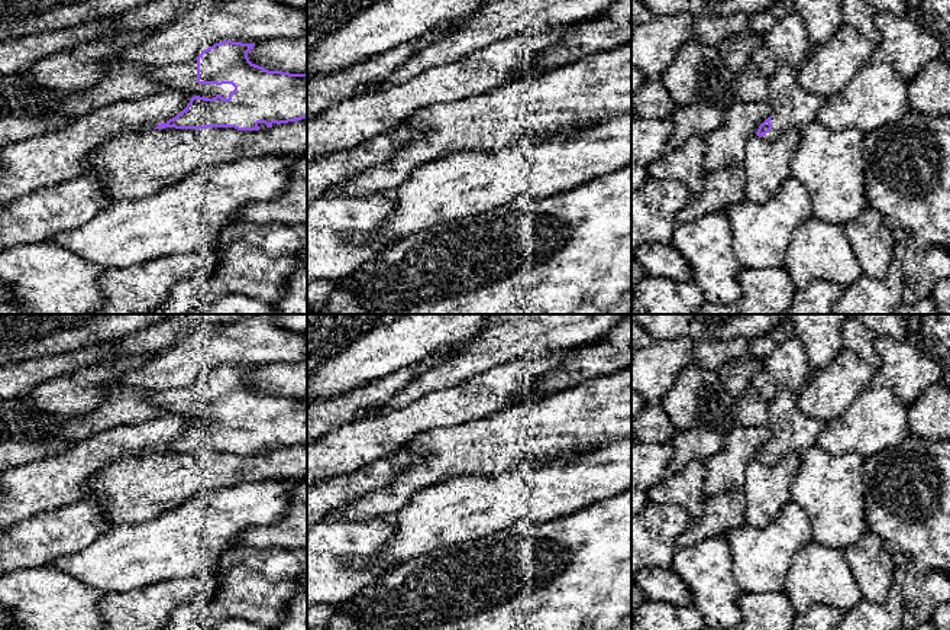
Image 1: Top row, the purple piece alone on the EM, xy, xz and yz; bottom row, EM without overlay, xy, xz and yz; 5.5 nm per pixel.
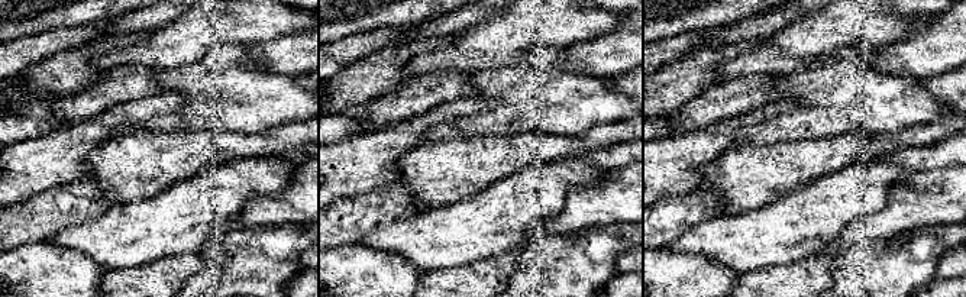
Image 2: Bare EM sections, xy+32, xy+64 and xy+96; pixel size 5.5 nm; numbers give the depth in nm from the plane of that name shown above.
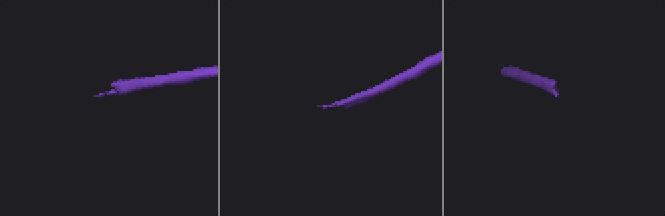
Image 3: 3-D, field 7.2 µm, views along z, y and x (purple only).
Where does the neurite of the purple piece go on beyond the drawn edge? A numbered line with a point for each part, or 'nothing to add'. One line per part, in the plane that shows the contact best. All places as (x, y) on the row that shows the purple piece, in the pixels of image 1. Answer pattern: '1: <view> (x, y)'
1: xy (183, 77)

